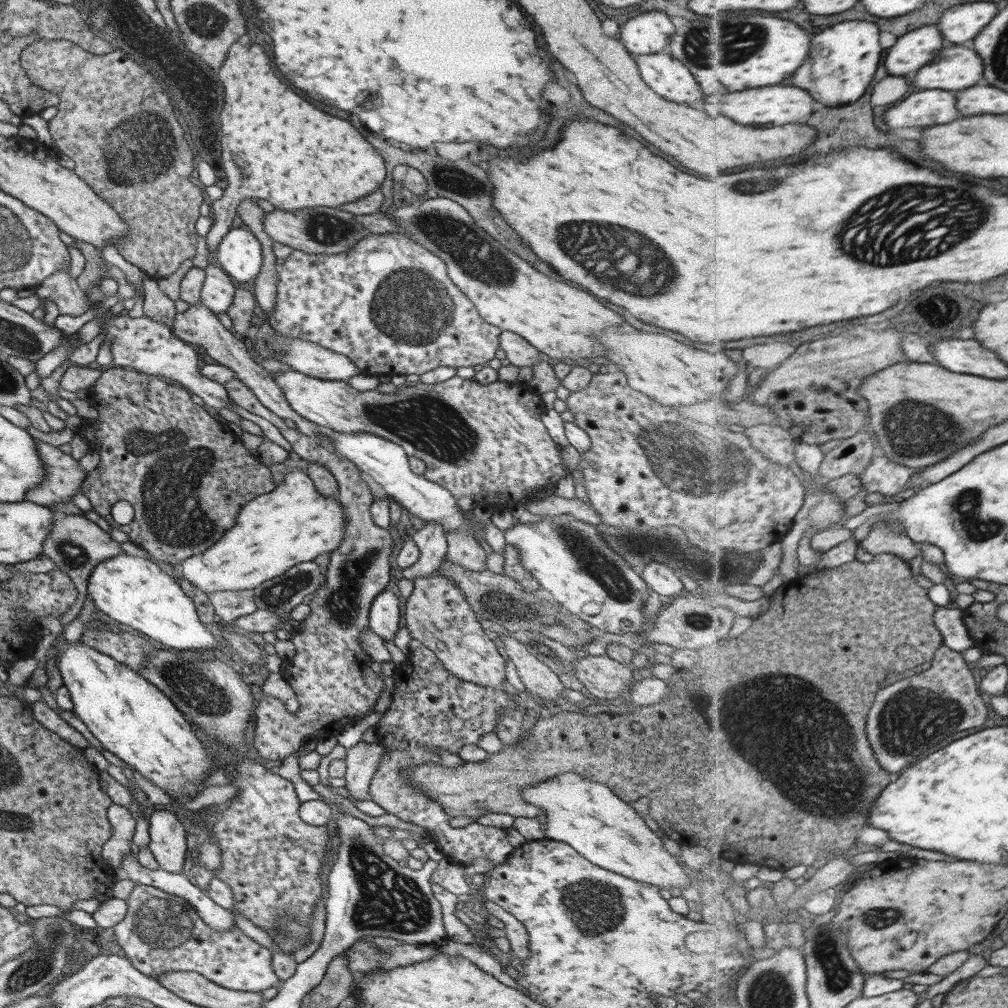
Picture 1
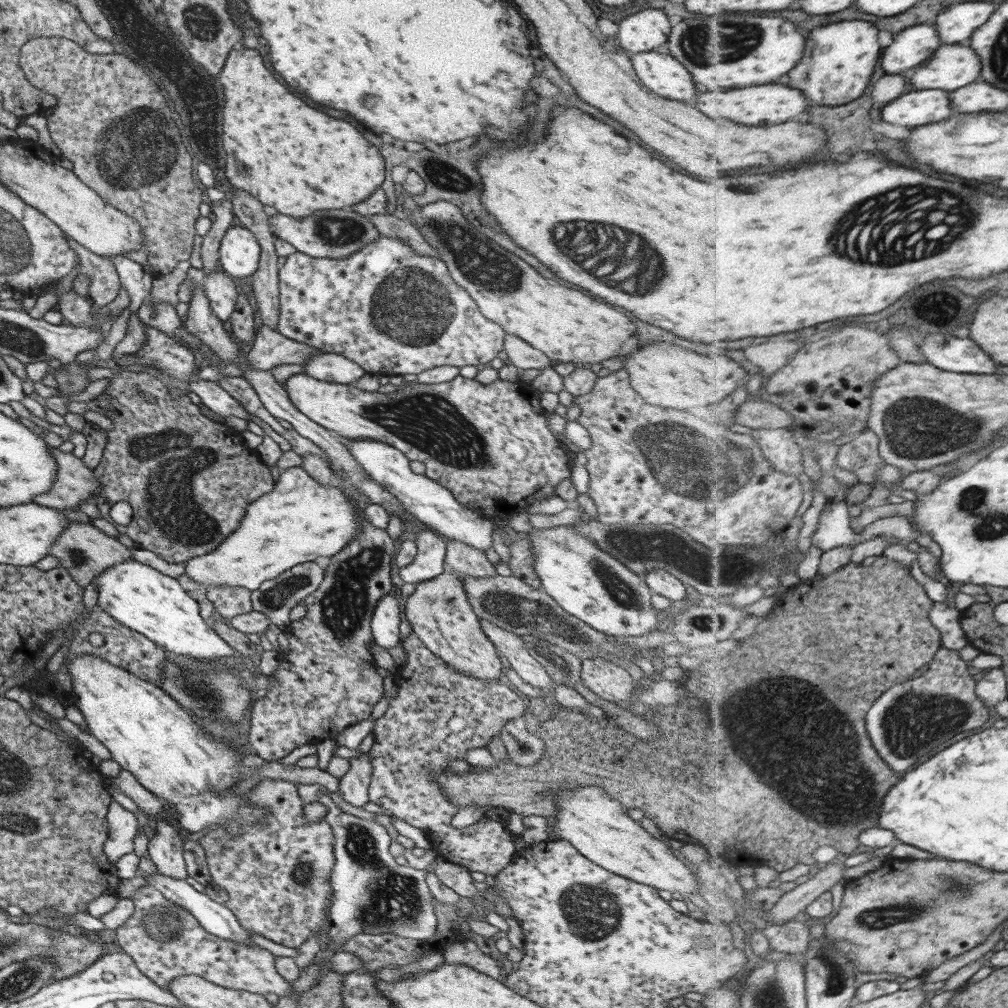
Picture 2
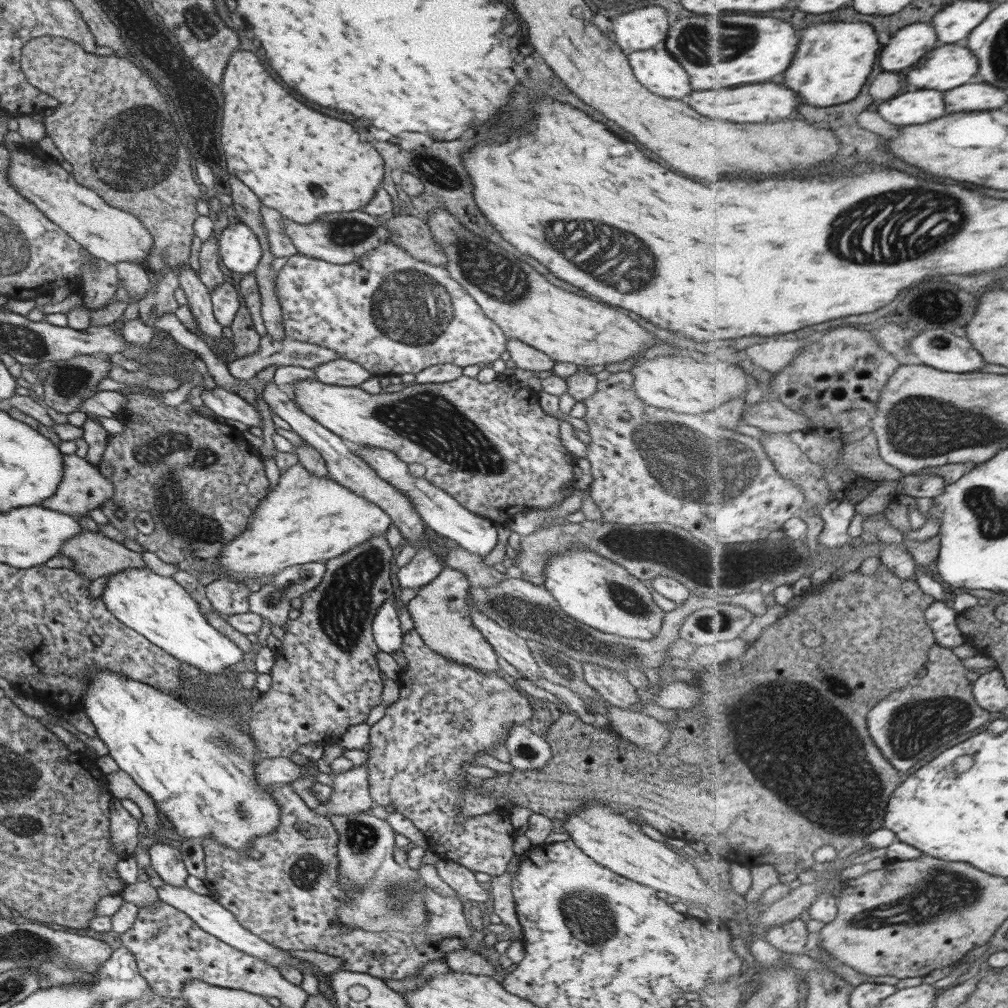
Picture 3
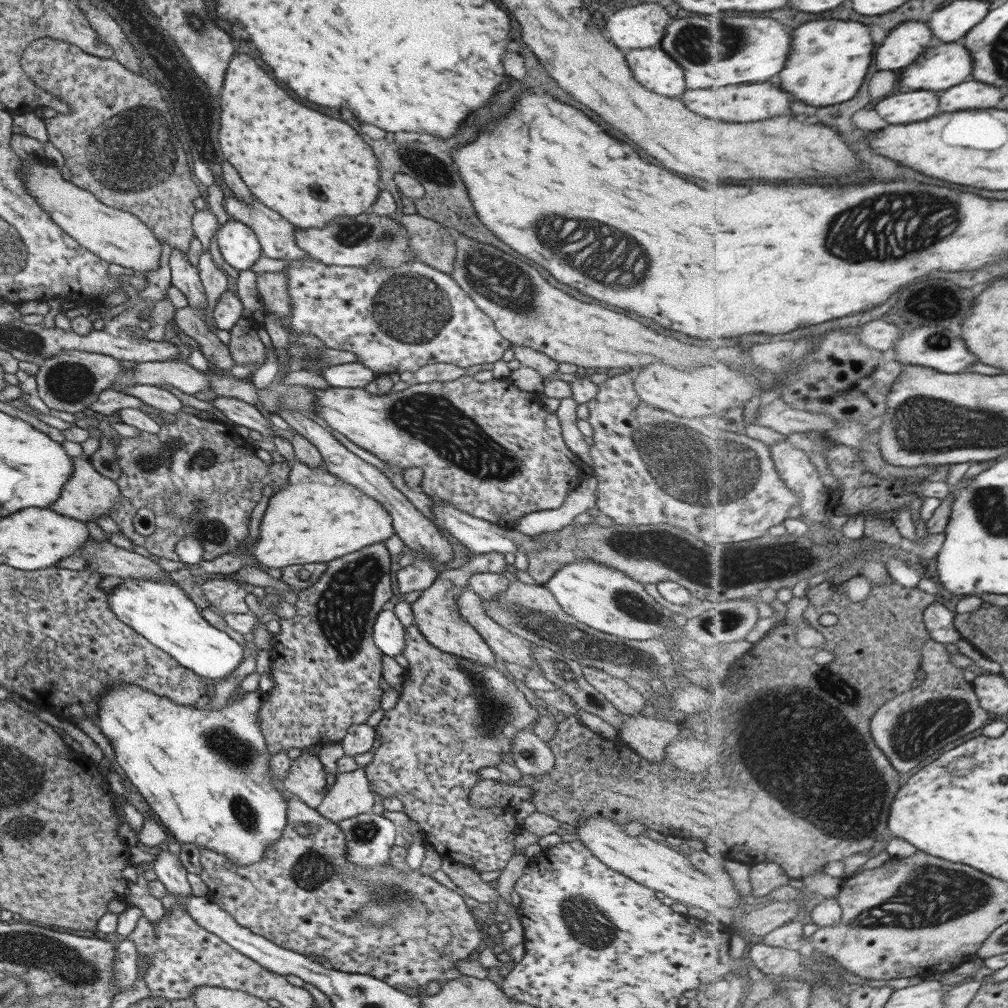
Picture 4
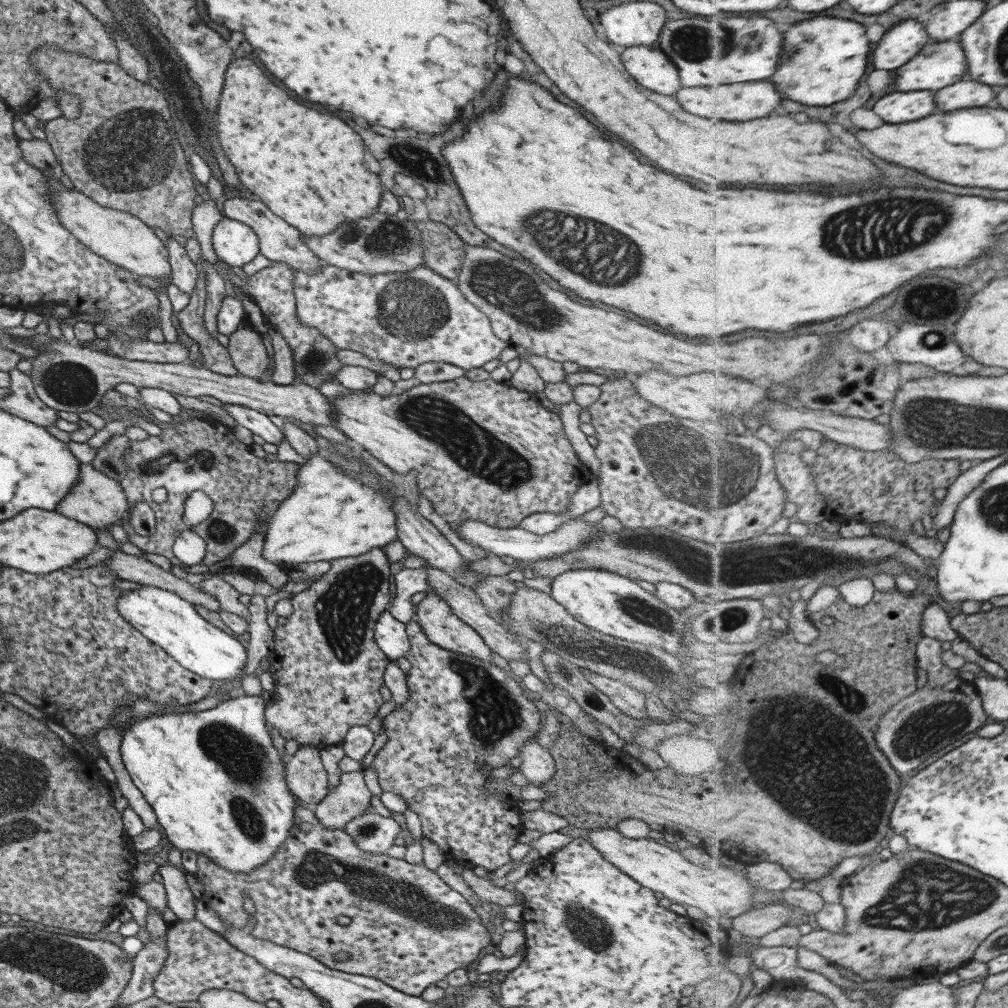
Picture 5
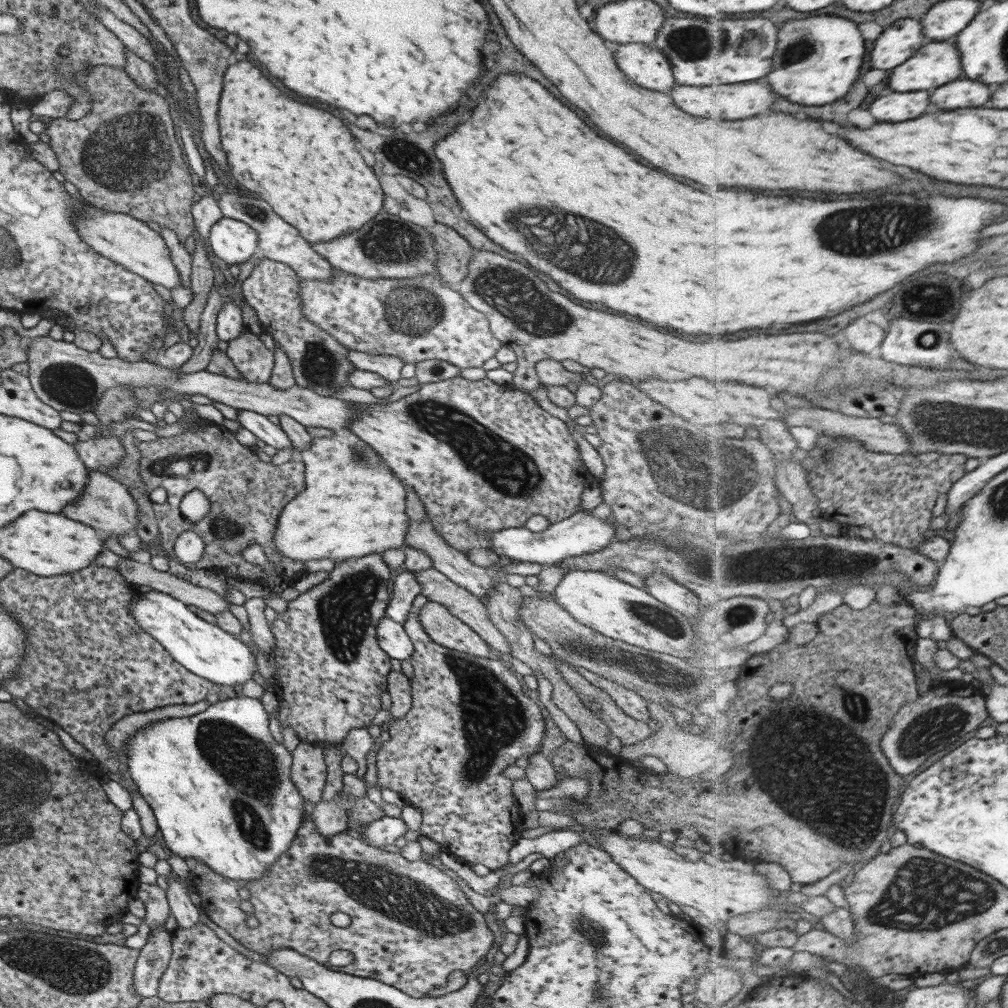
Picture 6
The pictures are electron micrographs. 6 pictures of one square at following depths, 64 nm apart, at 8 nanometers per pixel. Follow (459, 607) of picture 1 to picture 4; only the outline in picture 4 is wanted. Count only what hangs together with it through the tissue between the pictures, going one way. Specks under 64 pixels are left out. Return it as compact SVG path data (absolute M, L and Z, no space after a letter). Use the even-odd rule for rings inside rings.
M491 552L472 556L472 559L465 564L441 569L436 580L429 588L420 593L420 598L418 598L417 602L411 604L418 630L432 646L460 658L467 658L480 664L494 666L496 655L486 644L482 635L469 622L466 622L458 612L456 599L458 599L458 595L464 593L464 589L469 588L469 578L474 573L502 573L506 570L509 560L510 558L506 554Z

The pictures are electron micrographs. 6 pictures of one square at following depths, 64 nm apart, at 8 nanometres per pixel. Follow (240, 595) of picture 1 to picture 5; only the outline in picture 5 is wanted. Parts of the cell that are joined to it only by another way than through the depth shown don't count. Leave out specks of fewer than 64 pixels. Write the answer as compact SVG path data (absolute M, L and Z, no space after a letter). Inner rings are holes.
M208 577L200 584L200 591L212 595L216 601L220 602L220 611L237 614L248 619L250 612L248 612L248 605L240 602L240 592L236 591L228 582L220 579L220 577Z

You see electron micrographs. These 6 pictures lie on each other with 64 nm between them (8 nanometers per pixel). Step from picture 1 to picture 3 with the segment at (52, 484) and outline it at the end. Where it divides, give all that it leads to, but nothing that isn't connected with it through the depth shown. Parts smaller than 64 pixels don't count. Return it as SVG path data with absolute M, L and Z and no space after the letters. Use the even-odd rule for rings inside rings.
M63 454L64 456L64 478L58 485L58 490L52 498L42 502L44 508L61 512L70 516L89 516L88 511L94 508L101 508L112 496L114 496L114 486L106 477L100 475L97 467L92 466L86 459L77 455Z

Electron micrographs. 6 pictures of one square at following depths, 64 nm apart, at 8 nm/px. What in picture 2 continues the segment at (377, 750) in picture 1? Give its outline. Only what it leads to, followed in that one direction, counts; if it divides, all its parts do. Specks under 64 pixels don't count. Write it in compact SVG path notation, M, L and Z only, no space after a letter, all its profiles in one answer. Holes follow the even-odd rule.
M362 753L359 757L352 757L348 772L339 778L337 791L346 802L362 808L369 802L369 784L373 771L371 756Z

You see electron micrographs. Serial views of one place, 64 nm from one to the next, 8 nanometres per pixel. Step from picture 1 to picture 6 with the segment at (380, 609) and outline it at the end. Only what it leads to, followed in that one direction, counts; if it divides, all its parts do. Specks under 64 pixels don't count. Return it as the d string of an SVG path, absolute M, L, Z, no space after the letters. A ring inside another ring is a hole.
M385 614L377 624L376 632L379 647L387 652L390 658L401 661L408 660L412 656L414 647L403 624Z

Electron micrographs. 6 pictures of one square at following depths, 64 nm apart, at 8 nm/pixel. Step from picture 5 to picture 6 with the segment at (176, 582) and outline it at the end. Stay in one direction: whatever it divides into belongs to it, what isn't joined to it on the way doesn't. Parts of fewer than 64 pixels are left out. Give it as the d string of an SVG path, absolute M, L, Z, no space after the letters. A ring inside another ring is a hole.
M123 557L116 569L128 582L152 587L154 591L168 594L188 606L196 606L214 615L230 610L229 602L218 593L181 579L169 571L157 570L150 563Z

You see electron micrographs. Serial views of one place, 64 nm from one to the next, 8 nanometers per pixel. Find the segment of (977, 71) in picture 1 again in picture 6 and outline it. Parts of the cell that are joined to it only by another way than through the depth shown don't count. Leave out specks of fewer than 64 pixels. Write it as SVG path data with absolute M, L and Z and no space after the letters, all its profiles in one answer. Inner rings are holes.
M934 42L924 46L910 62L894 70L892 88L896 92L916 92L940 88L964 74L962 52L950 42Z

